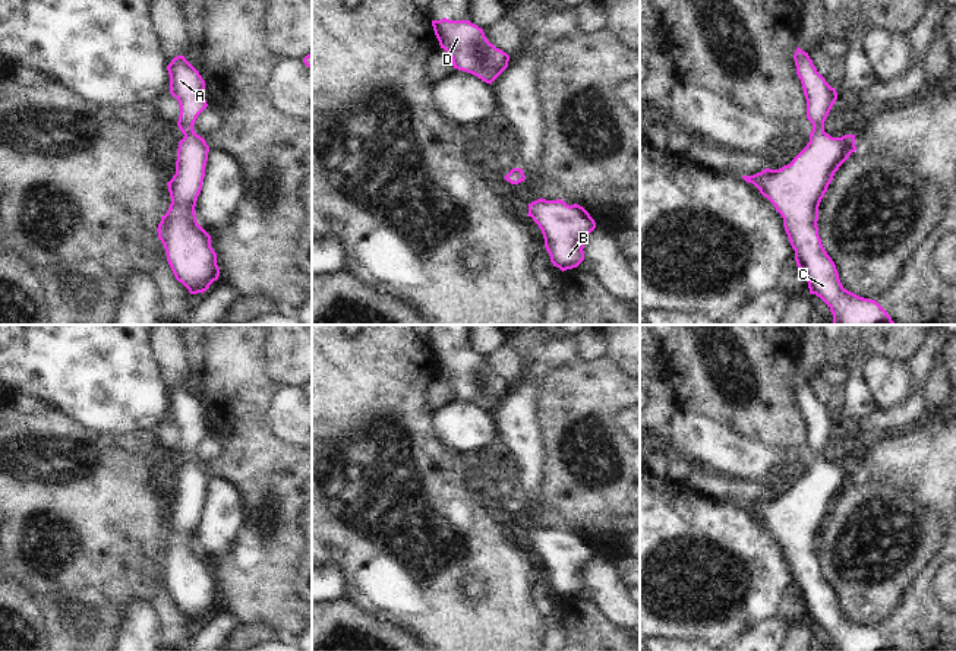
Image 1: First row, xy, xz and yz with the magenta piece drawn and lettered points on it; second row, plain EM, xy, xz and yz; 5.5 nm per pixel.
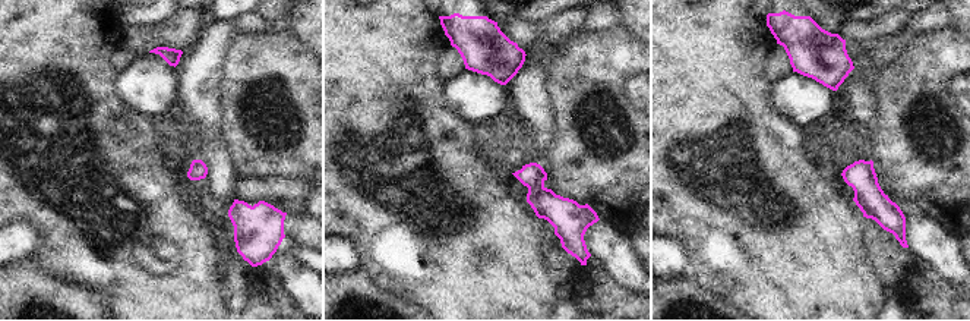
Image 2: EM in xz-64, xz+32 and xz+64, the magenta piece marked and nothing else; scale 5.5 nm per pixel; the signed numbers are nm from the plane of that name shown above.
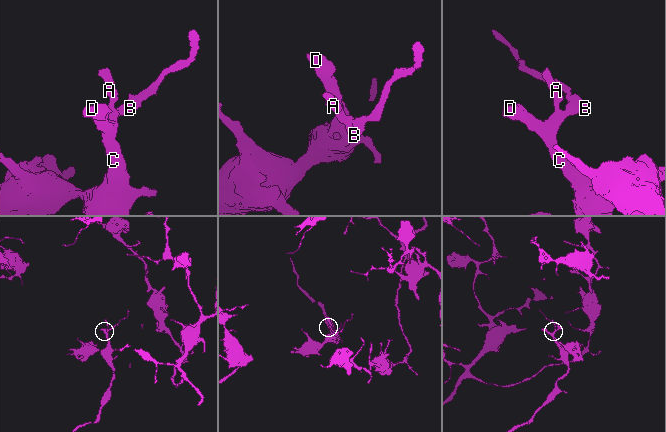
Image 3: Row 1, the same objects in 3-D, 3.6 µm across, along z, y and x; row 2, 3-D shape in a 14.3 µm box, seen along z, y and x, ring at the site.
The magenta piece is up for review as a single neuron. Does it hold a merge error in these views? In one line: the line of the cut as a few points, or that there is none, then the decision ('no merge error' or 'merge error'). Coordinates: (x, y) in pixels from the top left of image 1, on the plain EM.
no cut; no merge error

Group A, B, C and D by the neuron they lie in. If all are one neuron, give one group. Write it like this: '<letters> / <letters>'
A B C D

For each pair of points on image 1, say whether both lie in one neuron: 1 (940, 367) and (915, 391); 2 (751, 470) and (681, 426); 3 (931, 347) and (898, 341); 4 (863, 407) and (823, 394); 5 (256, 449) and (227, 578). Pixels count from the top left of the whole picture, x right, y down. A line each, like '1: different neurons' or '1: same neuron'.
1: different neurons
2: same neuron
3: different neurons
4: different neurons
5: same neuron

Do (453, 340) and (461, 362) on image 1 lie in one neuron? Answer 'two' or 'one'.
one

